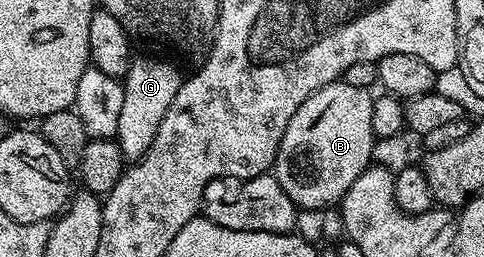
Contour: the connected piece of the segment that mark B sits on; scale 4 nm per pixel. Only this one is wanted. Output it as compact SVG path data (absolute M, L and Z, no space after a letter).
M336 81L317 89L293 113L293 121L285 129L281 137L281 145L275 154L275 166L273 174L275 180L285 189L285 193L293 202L296 208L304 211L323 211L340 202L343 194L361 177L361 173L369 166L372 166L371 154L375 151L377 140L373 133L373 105L375 99L372 92L366 87L357 85L345 85Z

